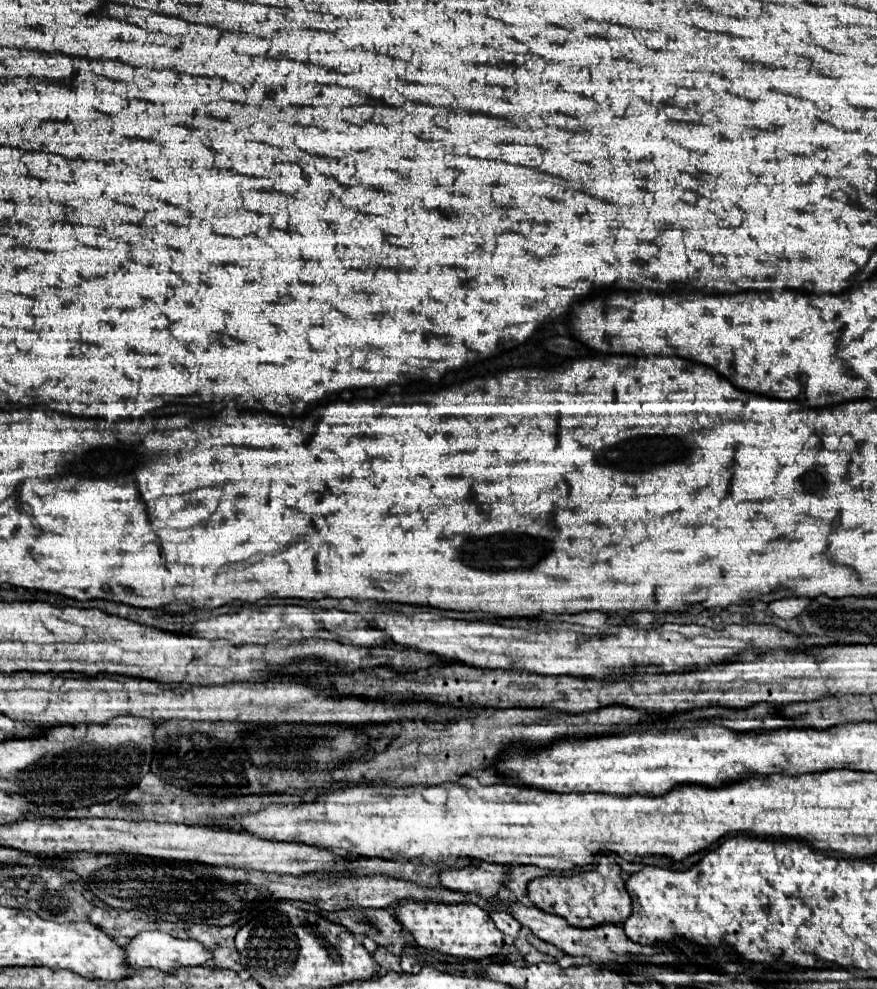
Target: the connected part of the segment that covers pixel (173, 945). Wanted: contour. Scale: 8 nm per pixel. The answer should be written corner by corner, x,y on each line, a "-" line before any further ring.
140,932
122,946
126,964
132,968
158,968
170,972
182,966
210,964
212,954
196,940
180,940
166,932

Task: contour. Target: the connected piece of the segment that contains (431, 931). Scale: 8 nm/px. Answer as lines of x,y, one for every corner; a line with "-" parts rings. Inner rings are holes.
406,900
394,906
396,920
408,930
416,944
438,950
442,954
450,954
456,958
480,960
488,956
496,956
504,946
504,934
492,924
490,914
476,904
446,904
446,902
418,902

